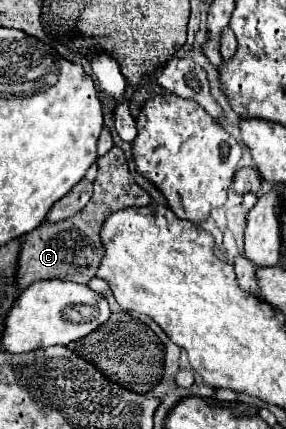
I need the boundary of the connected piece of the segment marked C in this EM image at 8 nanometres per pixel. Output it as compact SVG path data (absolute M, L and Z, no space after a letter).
M113 146L107 154L99 156L97 168L99 168L99 174L93 182L95 192L89 204L81 212L57 224L43 222L41 226L25 234L23 238L25 242L21 244L19 270L17 270L17 284L21 286L21 290L25 290L29 284L37 280L47 280L47 278L87 284L91 278L97 276L101 258L105 256L105 246L101 242L101 226L105 218L109 218L109 214L123 210L127 206L147 206L151 202L151 196L145 190L141 190L137 182L133 182L125 152L119 146Z

